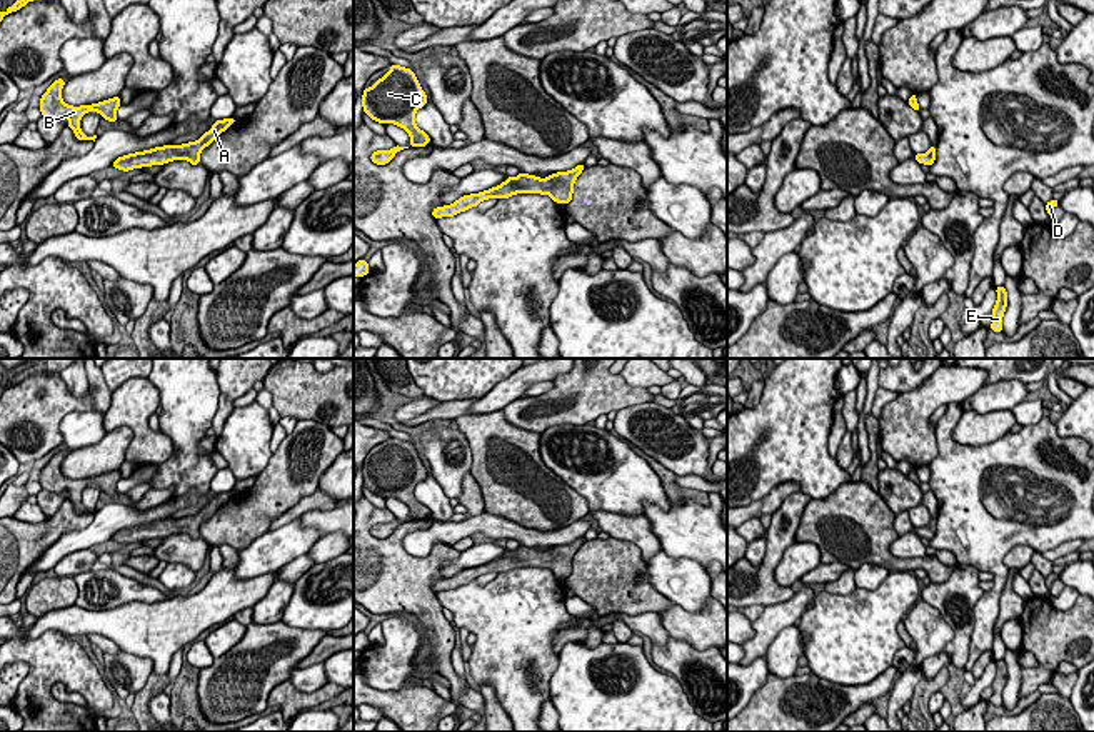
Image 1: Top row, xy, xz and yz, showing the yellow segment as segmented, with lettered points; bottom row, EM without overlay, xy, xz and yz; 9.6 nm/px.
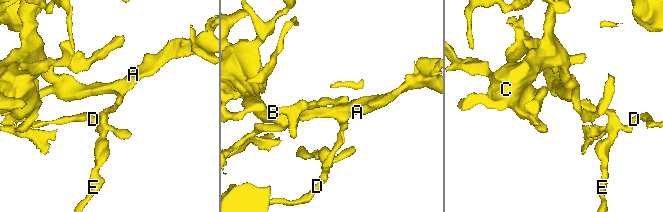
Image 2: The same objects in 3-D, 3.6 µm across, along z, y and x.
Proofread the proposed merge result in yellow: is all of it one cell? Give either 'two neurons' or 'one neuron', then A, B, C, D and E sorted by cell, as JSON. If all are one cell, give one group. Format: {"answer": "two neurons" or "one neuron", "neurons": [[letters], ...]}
{"answer": "one neuron", "neurons": [["A", "B", "C", "D", "E"]]}

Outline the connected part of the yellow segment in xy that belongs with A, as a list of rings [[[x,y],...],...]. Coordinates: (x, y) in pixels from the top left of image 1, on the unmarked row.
[[[233,490],[215,494],[212,502],[205,505],[198,514],[182,517],[182,519],[163,519],[150,522],[148,525],[135,525],[123,530],[118,530],[112,540],[128,545],[133,542],[152,540],[152,539],[163,539],[173,534],[187,534],[192,539],[200,537],[200,525],[208,520],[222,505],[225,505],[232,497],[237,494]]]

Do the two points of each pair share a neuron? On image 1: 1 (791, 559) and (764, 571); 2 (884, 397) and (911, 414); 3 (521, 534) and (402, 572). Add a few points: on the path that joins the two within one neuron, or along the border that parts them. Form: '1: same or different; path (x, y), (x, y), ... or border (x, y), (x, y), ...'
1: different; border (794, 541), (774, 569), (774, 581), (779, 586)
2: different; border (899, 394), (884, 407), (878, 419)
3: different; border (451, 544), (436, 544), (426, 556), (412, 556)

